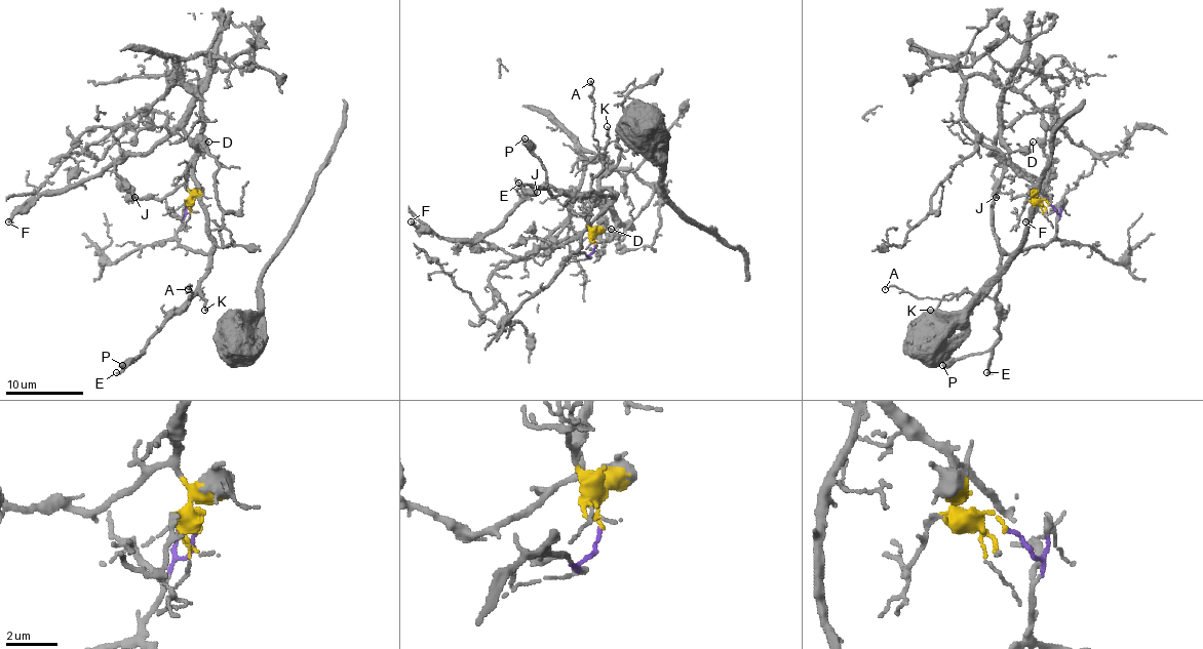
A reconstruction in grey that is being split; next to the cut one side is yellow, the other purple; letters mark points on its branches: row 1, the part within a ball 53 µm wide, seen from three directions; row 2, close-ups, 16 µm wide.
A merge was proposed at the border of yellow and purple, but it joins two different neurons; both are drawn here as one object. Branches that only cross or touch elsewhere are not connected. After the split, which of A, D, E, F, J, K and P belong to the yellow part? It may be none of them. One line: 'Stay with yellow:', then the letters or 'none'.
Stay with yellow: D, F, J

